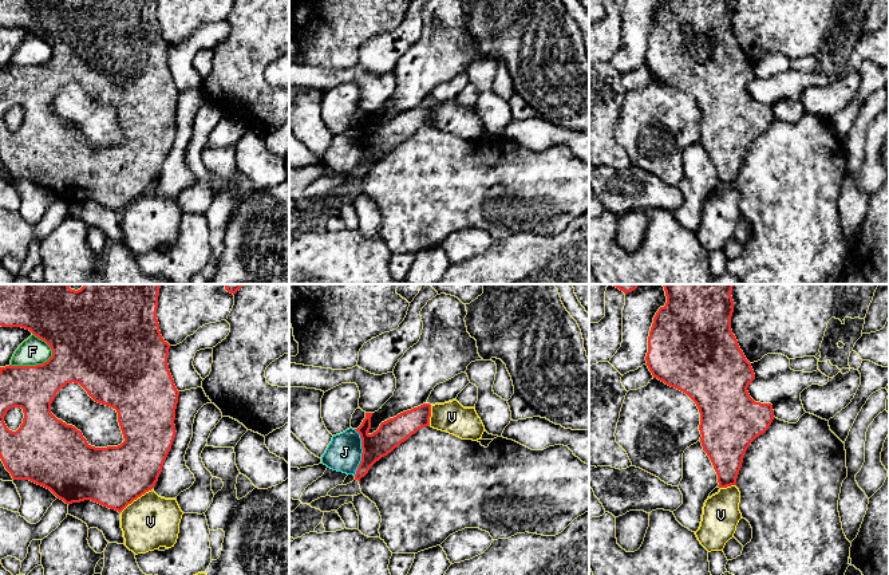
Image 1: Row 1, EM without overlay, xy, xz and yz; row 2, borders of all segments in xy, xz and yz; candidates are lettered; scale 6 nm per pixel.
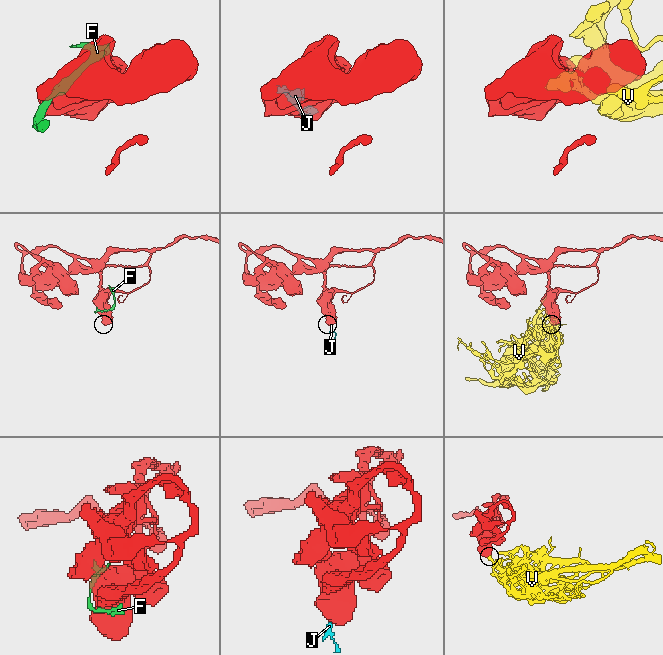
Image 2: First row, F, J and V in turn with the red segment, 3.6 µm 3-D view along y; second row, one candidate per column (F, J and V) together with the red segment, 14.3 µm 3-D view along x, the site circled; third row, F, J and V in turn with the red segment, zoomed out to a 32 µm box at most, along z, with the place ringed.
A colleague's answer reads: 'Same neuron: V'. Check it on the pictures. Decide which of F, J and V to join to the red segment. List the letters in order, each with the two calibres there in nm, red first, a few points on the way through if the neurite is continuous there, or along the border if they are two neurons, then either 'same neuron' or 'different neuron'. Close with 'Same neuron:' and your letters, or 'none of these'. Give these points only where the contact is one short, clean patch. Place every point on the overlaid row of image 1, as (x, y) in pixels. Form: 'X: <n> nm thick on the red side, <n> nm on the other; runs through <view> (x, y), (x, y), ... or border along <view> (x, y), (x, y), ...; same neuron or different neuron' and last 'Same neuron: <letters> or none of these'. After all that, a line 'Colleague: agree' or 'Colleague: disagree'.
F: 280 nm thick on the red side, 160 nm on the other; different neuron
J: 170 nm thick on the red side, 200 nm on the other; border along xz (354, 429), (359, 434), (362, 449), (362, 460), (355, 475); different neuron
V: 360 nm thick on the red side, 320 nm on the other; border along xy (151, 488), (119, 512); different neuron
Same neuron: none of these
Colleague: disagree

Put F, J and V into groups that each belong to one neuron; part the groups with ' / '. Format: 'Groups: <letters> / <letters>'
Groups: F J / V

